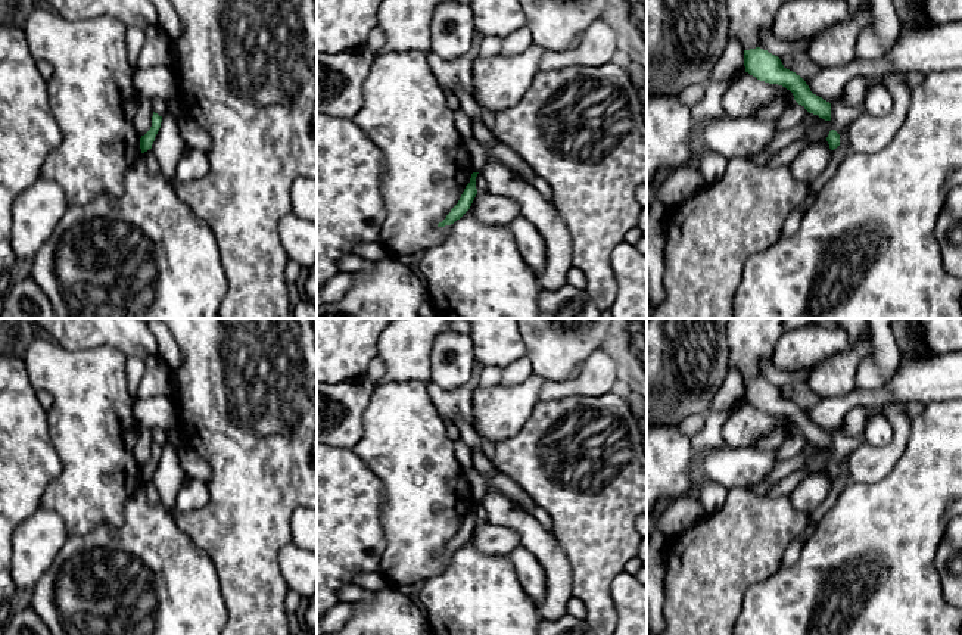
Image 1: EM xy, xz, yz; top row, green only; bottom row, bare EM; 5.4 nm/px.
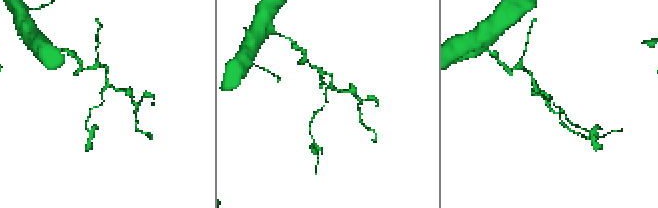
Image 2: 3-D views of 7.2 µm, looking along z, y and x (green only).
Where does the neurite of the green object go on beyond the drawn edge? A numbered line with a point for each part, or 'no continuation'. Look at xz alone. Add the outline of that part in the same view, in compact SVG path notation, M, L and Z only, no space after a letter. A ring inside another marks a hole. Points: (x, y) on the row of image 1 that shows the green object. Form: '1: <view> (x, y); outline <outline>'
no continuation

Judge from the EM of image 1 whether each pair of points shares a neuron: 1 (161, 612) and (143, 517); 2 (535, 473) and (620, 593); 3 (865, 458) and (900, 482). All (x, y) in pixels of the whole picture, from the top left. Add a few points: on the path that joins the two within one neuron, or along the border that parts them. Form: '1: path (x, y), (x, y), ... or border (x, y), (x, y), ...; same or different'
1: path (155, 588), (155, 581), (148, 573), (148, 541); same
2: border (623, 569), (610, 587), (610, 598), (616, 615); different
3: border (906, 444), (883, 478), (871, 483), (855, 482); different

